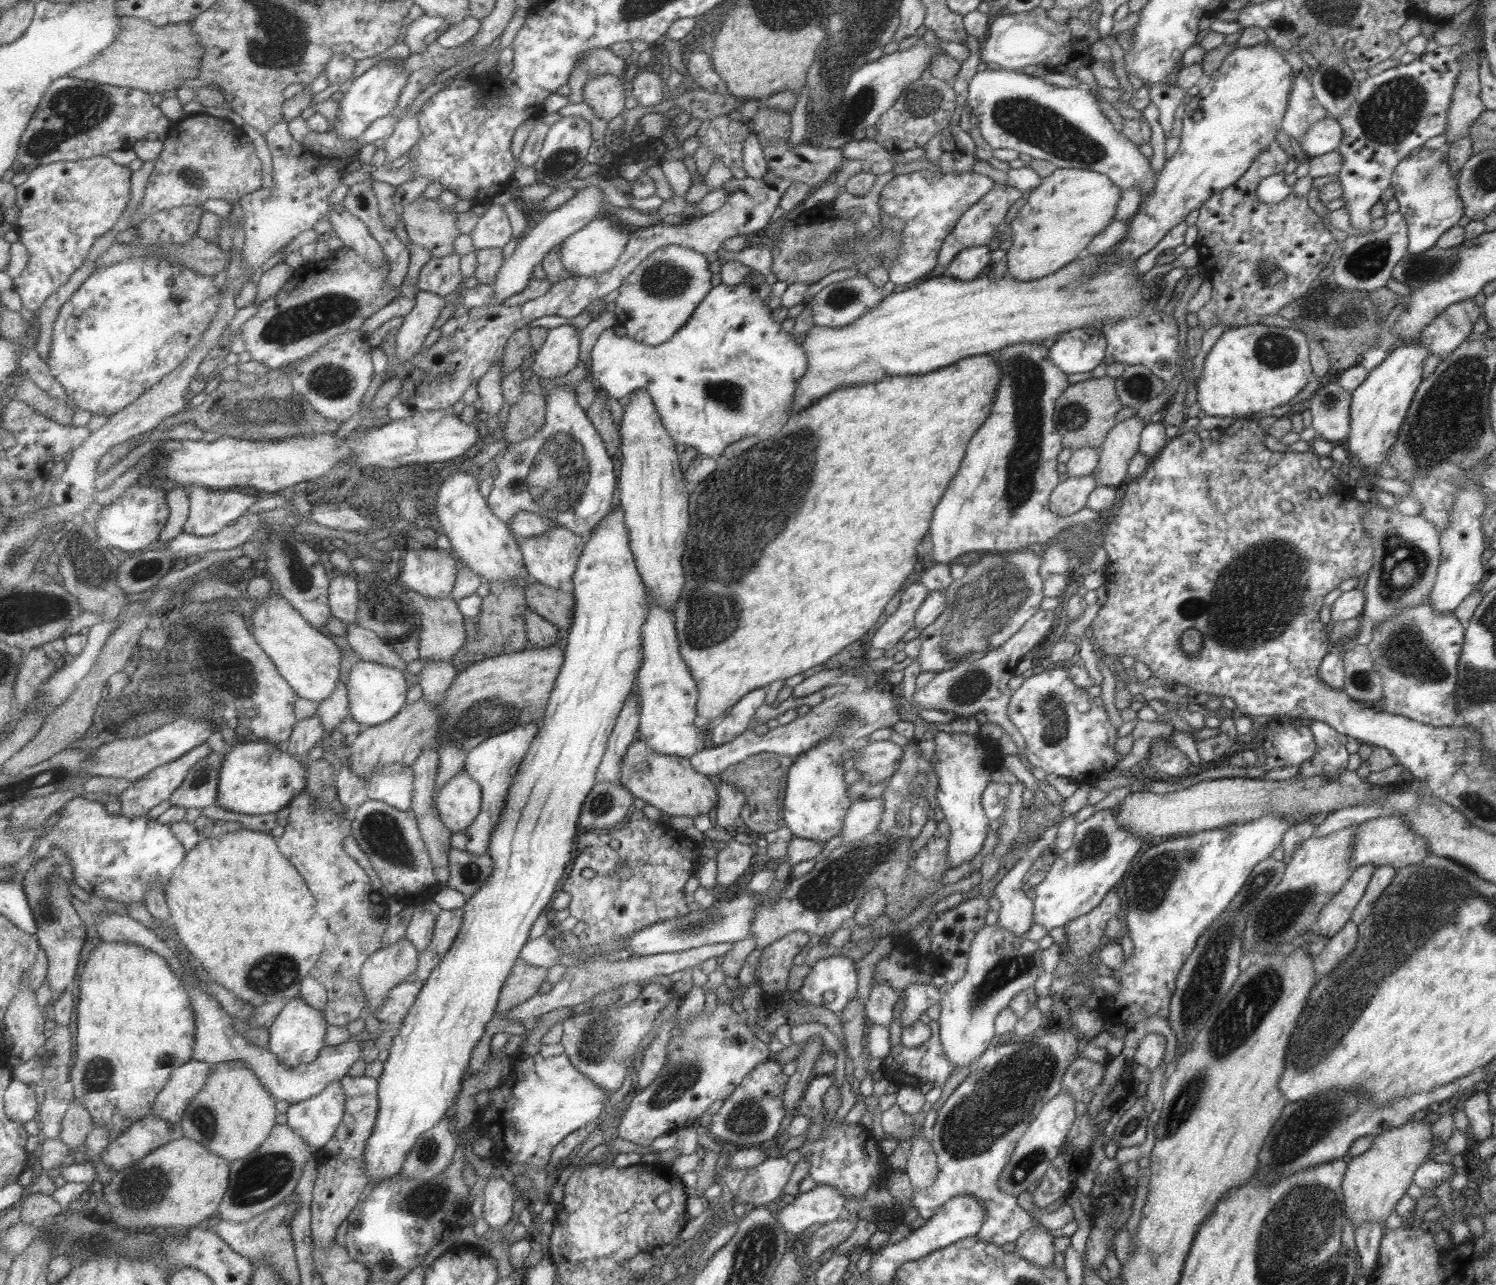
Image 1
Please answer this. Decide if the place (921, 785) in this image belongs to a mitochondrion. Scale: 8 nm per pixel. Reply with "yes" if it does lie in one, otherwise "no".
yes

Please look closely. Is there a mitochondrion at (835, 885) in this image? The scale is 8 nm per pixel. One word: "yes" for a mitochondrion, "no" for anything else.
yes

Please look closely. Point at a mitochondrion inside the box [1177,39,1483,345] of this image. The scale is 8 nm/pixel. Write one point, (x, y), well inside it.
(1395, 107)

